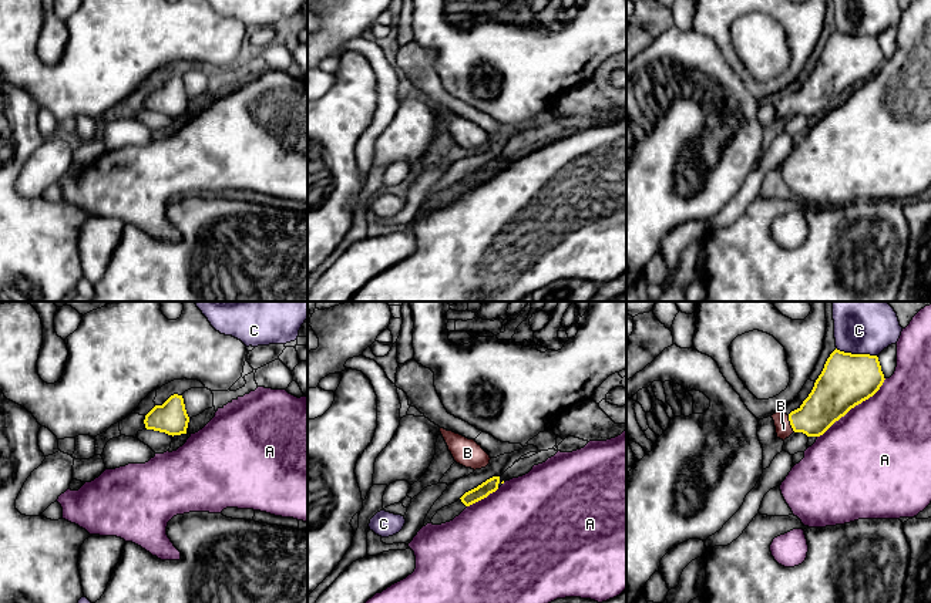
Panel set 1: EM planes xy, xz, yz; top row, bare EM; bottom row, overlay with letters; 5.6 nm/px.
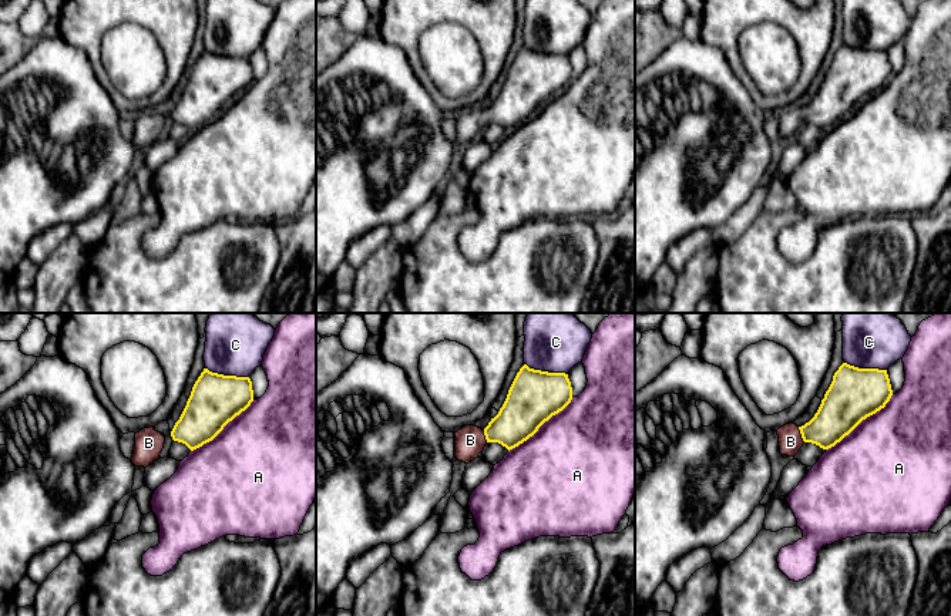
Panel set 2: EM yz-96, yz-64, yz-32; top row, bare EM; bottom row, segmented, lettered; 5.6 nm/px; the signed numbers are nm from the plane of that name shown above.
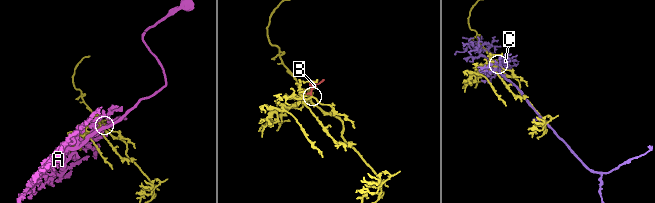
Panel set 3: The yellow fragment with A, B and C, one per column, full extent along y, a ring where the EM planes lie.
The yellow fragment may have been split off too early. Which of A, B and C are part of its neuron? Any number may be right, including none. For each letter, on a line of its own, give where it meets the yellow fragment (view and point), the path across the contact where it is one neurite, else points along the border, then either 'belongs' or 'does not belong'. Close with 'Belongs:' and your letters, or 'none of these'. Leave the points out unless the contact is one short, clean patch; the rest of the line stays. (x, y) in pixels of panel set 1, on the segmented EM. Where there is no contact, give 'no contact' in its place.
A: meets yellow in yz at (853, 407); does not belong
B: meets yellow in yz at (790, 424); runs through yz (827, 403), (812, 418), (790, 424), (783, 428); belongs
C: meets yellow in yz at (856, 354); does not belong
Belongs: B

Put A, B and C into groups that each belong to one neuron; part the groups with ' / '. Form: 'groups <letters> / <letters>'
groups A / B / C

